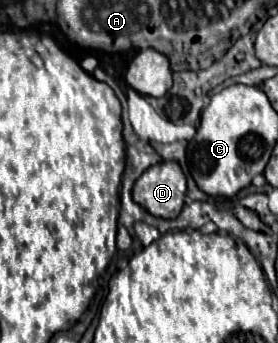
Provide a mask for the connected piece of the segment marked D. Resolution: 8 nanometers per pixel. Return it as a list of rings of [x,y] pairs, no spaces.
[[[161,162],[147,168],[133,186],[133,200],[149,214],[177,218],[185,200],[185,176],[177,162]]]

